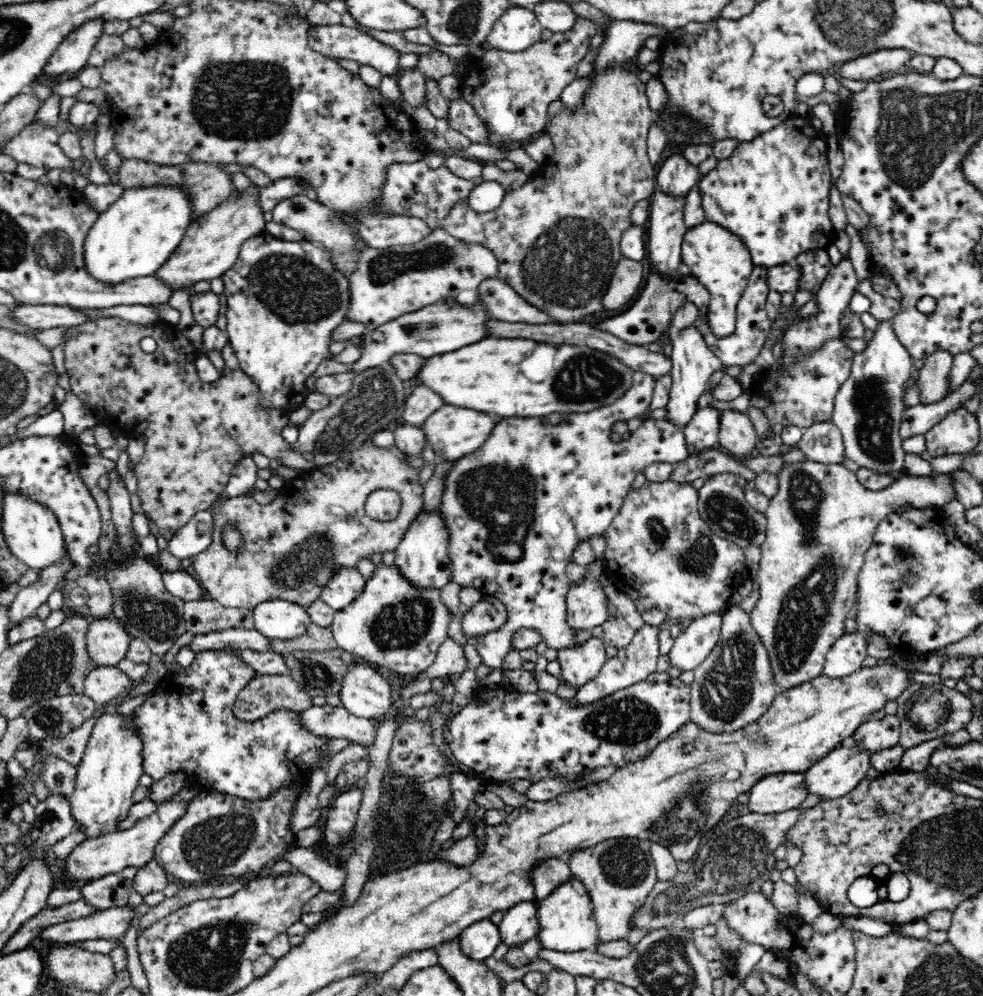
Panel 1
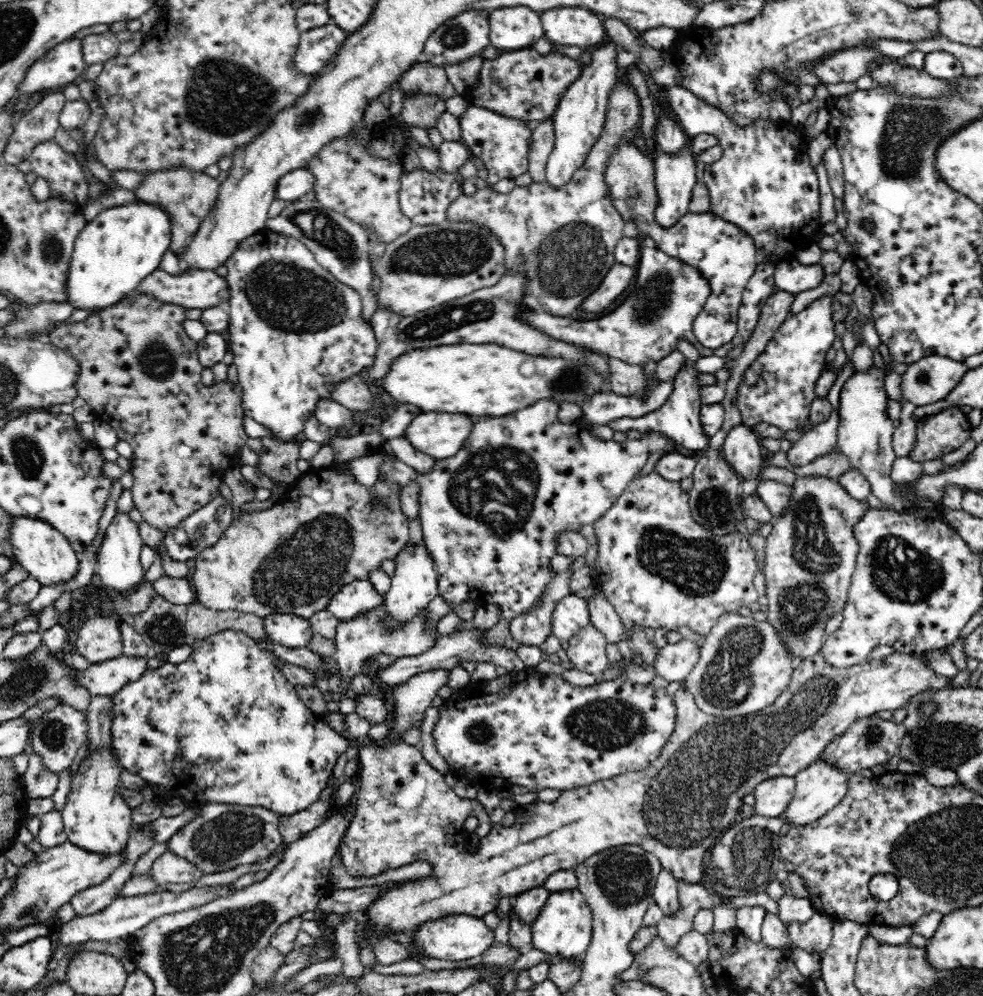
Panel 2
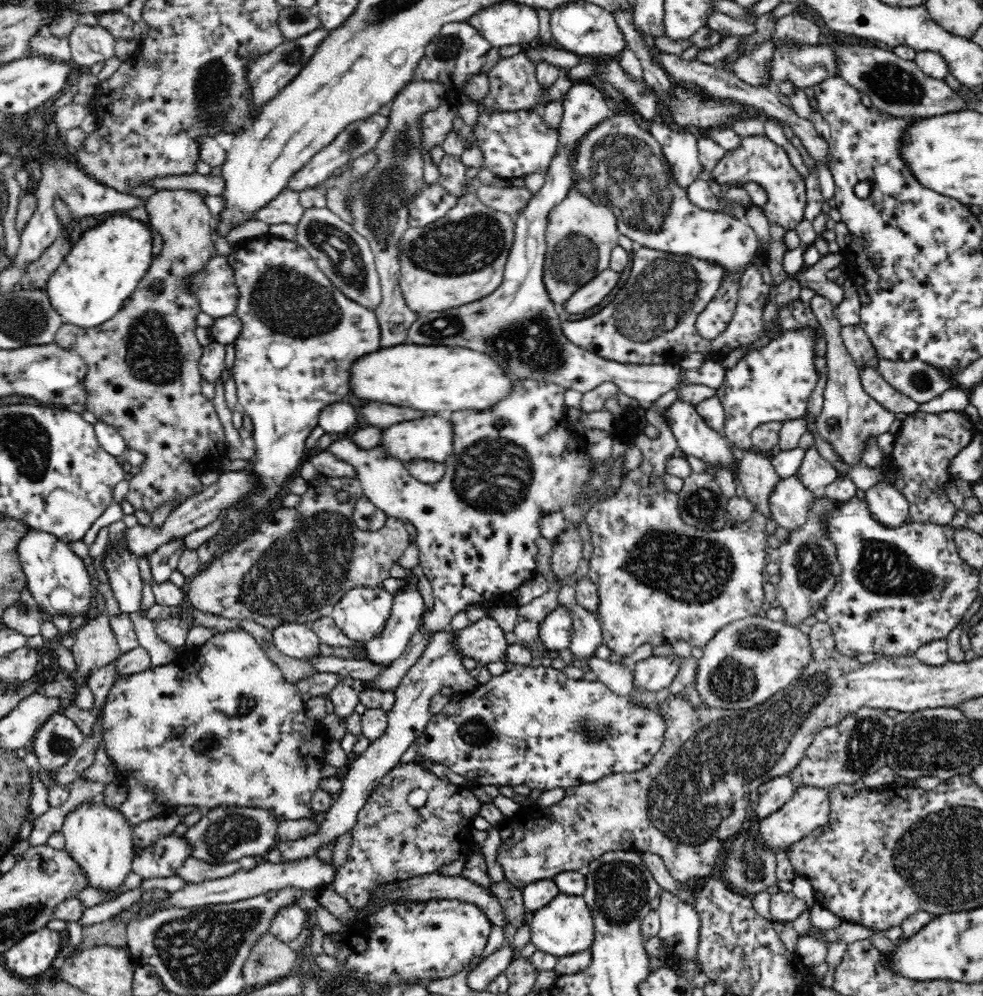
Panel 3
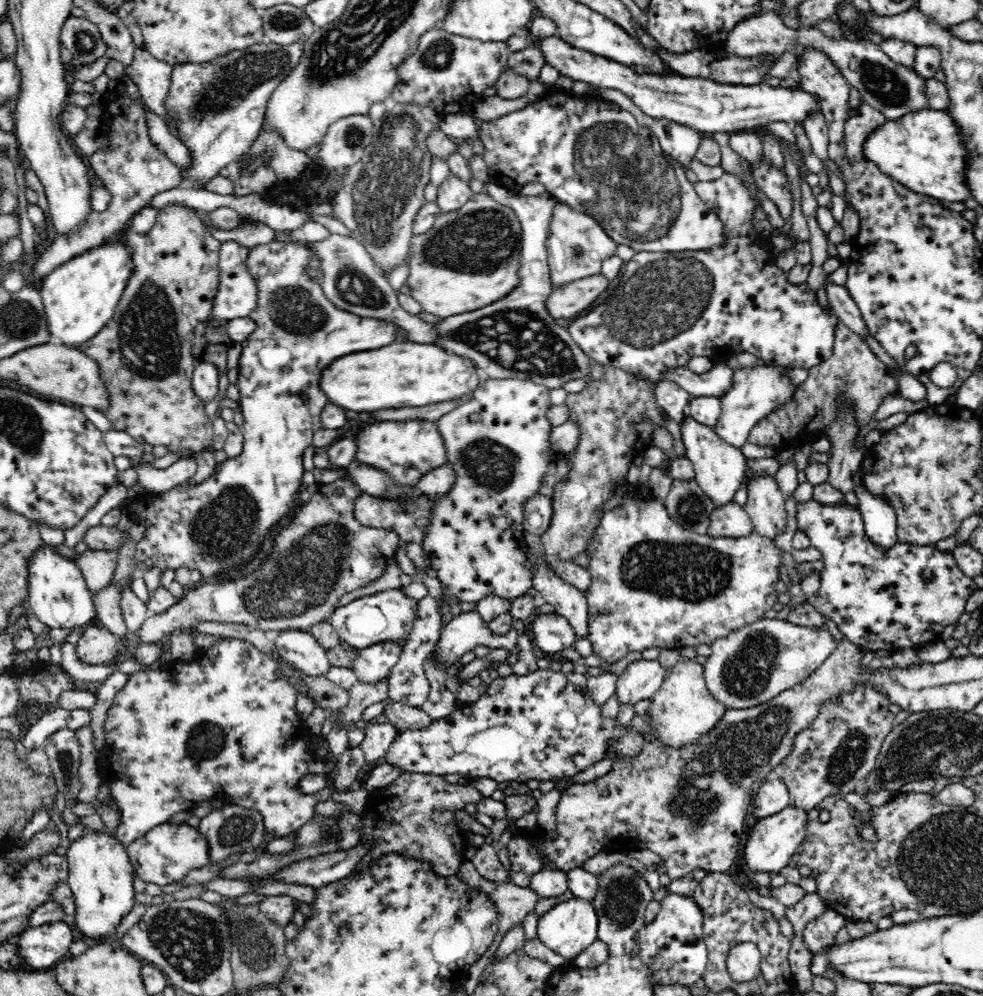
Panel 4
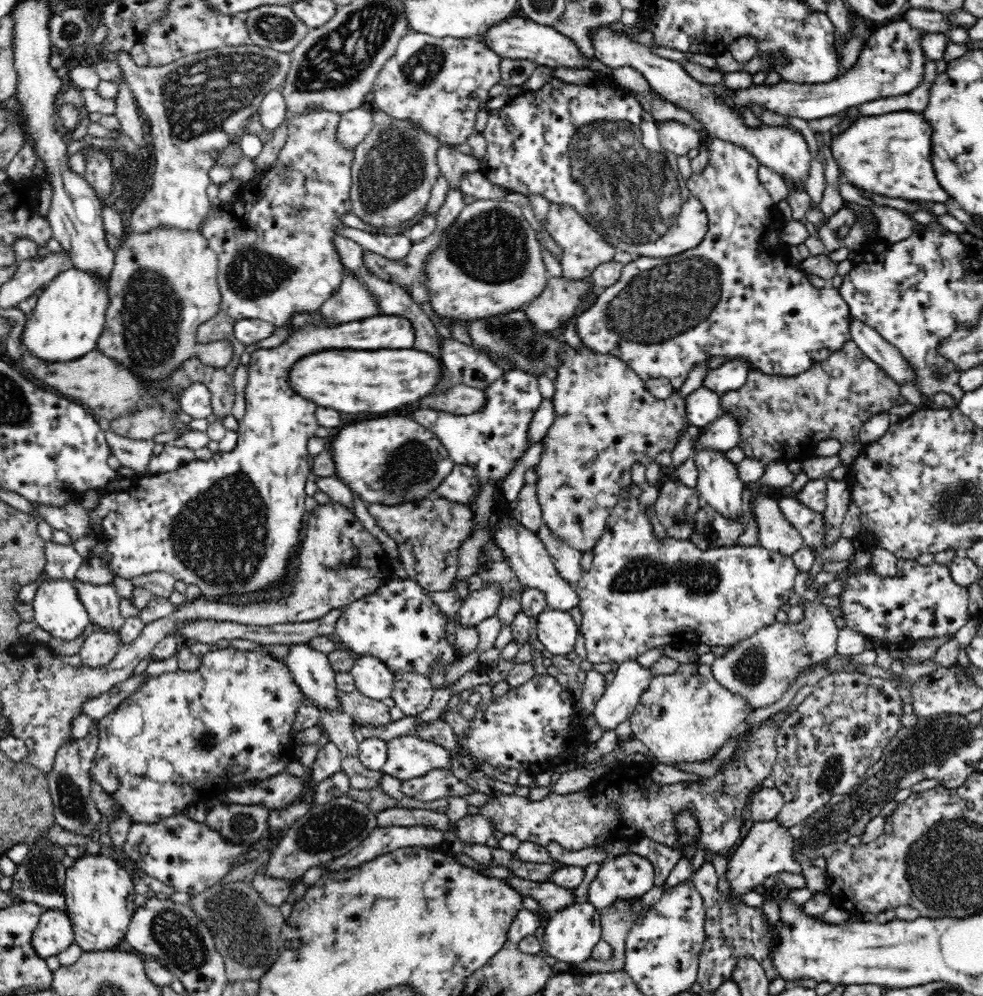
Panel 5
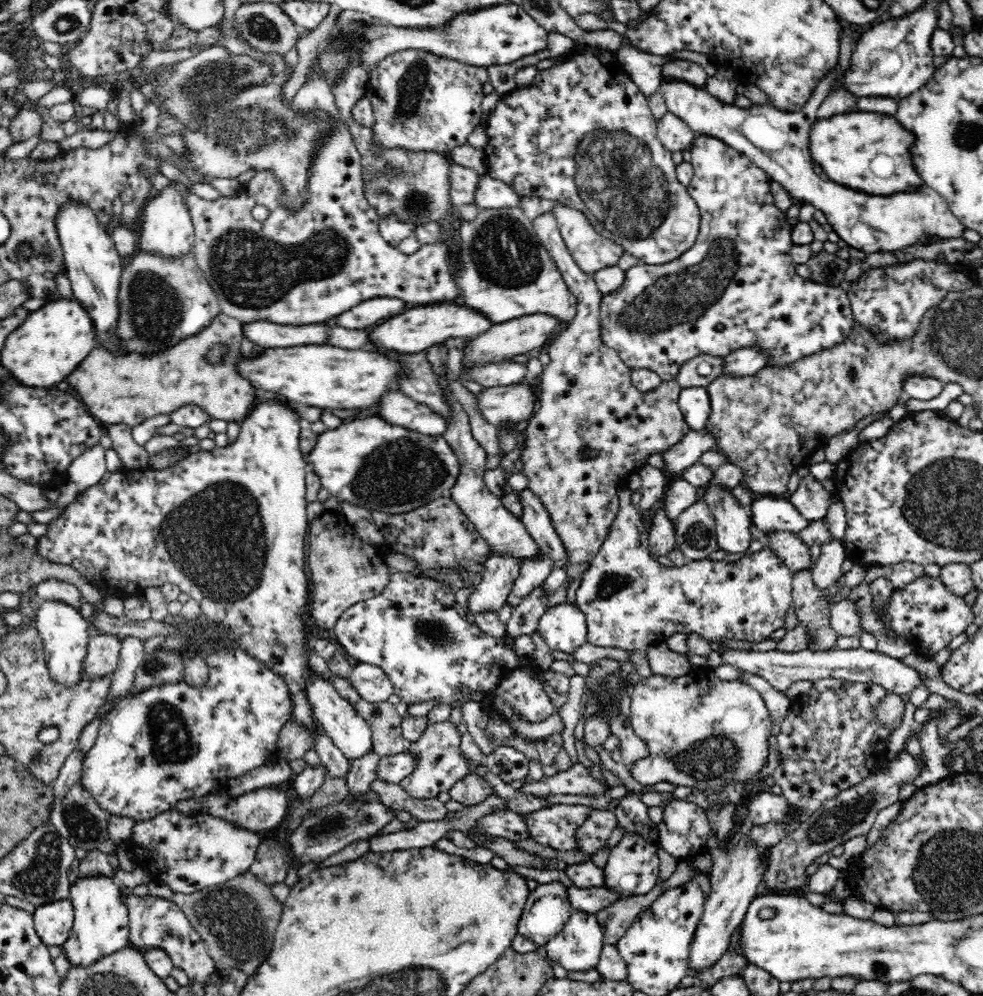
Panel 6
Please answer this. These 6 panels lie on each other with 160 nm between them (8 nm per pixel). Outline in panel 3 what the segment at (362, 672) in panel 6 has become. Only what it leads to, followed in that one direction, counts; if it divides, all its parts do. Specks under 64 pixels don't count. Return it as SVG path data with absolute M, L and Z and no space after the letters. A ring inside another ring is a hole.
M412 575L404 580L406 587L394 595L386 628L376 638L364 643L365 658L374 664L388 666L402 656L426 608Z

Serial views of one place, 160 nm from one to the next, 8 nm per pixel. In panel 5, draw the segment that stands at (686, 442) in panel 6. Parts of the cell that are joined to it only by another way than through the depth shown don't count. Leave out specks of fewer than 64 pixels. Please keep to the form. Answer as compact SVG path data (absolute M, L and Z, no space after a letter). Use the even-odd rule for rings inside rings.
M722 415L708 426L700 427L700 435L690 439L692 457L702 450L726 452L737 446L740 439L739 422L733 416Z

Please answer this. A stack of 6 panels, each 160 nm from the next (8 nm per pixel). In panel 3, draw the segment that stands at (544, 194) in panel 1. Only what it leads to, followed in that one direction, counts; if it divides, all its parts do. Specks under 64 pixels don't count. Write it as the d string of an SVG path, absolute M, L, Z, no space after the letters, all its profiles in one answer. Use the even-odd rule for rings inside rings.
M511 184L510 186L494 187L480 185L476 191L478 199L486 206L505 212L514 217L533 198L533 194L523 186ZM569 189L563 202L552 210L546 229L547 251L544 284L550 300L562 305L582 284L609 268L611 252L619 245L616 218L606 208L593 204L576 189Z

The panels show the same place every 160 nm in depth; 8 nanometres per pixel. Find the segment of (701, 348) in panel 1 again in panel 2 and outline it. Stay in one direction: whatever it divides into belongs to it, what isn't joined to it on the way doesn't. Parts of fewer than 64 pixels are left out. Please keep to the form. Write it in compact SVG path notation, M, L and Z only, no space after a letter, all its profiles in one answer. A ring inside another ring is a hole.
M687 361L675 376L674 386L670 398L666 400L662 408L648 415L640 415L637 418L623 417L608 422L608 427L615 432L628 433L631 430L639 431L641 434L648 432L663 433L673 442L676 442L678 450L692 455L694 452L703 451L709 446L710 436L706 435L700 419L700 412L703 404L700 399L700 385L696 383L694 363Z

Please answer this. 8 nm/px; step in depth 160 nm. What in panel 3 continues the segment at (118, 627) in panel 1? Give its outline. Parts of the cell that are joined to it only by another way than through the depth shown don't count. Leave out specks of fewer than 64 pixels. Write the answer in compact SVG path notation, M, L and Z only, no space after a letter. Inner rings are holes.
M104 609L94 619L88 618L82 627L75 631L71 651L77 666L72 674L76 684L82 684L91 676L93 670L110 664L123 654L117 645L108 616L108 611Z

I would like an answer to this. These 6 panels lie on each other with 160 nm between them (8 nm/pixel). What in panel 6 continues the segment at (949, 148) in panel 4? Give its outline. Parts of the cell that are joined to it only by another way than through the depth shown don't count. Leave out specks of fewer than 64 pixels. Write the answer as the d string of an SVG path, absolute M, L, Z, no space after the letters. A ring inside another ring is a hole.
M856 111L853 113L843 113L843 114L834 114L830 118L816 118L812 122L812 128L810 128L810 157L812 157L813 164L818 164L822 169L822 175L825 179L837 182L838 184L847 186L854 190L861 190L866 194L874 194L878 197L888 197L889 194L894 194L894 192L912 192L916 190L918 186L924 186L924 181L918 176L918 173L914 171L912 167L912 159L910 159L910 146L914 144L914 135L910 131L904 129L902 125L898 125L898 121L890 115L881 115L876 112L862 112Z

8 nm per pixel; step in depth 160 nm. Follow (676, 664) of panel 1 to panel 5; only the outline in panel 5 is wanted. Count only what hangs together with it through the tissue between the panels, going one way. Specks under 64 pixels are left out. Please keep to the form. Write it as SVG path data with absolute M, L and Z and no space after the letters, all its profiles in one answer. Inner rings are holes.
M627 660L619 664L614 682L605 689L600 700L596 700L590 713L602 732L614 730L633 714L640 694L650 685L651 673L654 677L652 669L640 665L638 661Z

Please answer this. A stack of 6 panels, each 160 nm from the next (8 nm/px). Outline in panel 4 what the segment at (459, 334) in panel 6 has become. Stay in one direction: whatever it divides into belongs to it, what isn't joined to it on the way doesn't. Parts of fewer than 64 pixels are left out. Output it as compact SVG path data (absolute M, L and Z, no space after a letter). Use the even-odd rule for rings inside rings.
M272 241L268 244L256 245L251 248L249 257L246 261L249 271L254 275L257 282L258 293L258 306L253 313L250 313L250 318L257 324L256 330L252 331L252 334L248 335L246 340L242 341L243 350L239 359L239 378L237 386L239 388L239 403L240 411L244 415L244 424L239 427L244 436L244 447L241 454L224 460L218 463L211 474L211 476L200 482L199 484L190 484L189 481L184 482L184 485L174 486L174 489L164 490L164 492L152 492L151 490L144 490L144 494L136 494L136 496L124 498L122 506L118 508L120 515L125 514L133 522L144 524L145 532L144 537L136 544L136 554L134 556L135 565L138 570L143 572L145 569L151 569L152 567L158 567L160 570L170 569L173 571L179 568L185 568L190 572L197 570L202 576L202 580L211 580L214 578L230 578L230 570L236 568L246 567L247 564L252 561L255 556L261 550L261 546L267 538L268 534L273 531L272 528L277 524L285 521L286 518L292 516L292 512L300 506L299 492L302 489L303 475L305 473L303 462L305 450L313 446L313 435L317 430L323 428L321 415L324 410L327 399L326 395L322 393L318 380L320 380L320 372L322 368L326 368L331 361L334 361L338 357L346 356L346 354L352 354L352 352L362 352L365 350L376 350L383 346L395 343L397 336L400 334L400 328L393 322L387 320L380 320L377 318L364 318L356 314L352 314L348 311L340 310L340 308L332 305L328 299L324 296L320 283L316 283L314 279L310 279L304 271L304 266L308 264L308 249L300 243L282 243L278 241Z

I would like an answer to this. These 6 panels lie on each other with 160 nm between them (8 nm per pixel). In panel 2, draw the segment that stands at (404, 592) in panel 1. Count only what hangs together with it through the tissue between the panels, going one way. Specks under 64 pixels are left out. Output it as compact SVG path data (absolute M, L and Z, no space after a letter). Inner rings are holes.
M384 606L378 608L376 612L368 611L365 617L358 617L348 622L338 623L337 633L333 640L336 645L334 656L332 656L338 665L338 674L343 681L343 690L348 690L348 686L352 684L352 680L358 676L359 666L364 660L372 658L378 652L386 652L391 658L400 658L400 656L414 656L414 654L422 654L424 650L428 650L434 642L436 635L432 633L424 633L424 627L420 622L424 622L424 614L420 613L411 620L411 623L394 631L386 633L384 631Z

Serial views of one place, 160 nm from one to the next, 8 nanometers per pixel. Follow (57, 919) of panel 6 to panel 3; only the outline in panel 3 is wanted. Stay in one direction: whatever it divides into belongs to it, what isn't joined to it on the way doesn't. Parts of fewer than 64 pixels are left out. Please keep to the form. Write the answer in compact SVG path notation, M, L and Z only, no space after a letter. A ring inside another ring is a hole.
M47 926L41 930L27 934L4 954L5 967L20 978L35 979L36 977L40 977L40 974L44 970L48 970L60 954L62 949L60 942L60 932L49 930Z

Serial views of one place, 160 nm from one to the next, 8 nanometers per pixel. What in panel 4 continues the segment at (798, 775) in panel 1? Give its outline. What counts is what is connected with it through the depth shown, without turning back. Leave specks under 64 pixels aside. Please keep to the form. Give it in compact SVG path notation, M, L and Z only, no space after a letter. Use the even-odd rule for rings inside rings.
M778 778L765 780L755 793L753 814L757 819L776 814L788 807L788 789Z

